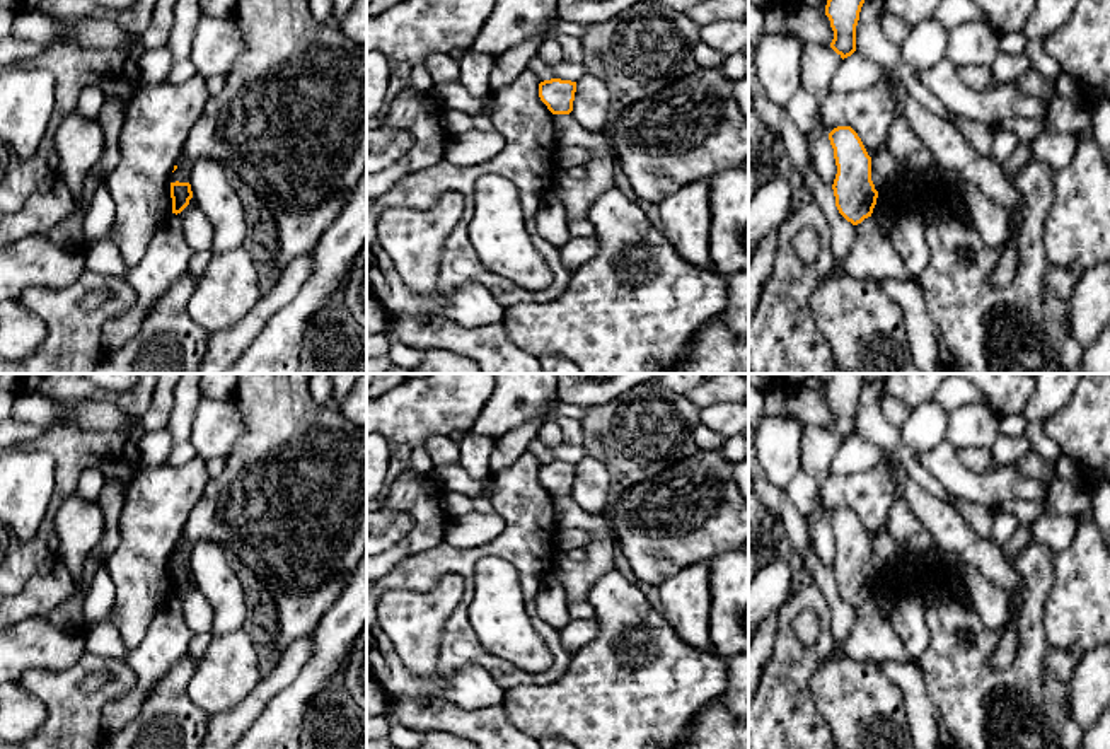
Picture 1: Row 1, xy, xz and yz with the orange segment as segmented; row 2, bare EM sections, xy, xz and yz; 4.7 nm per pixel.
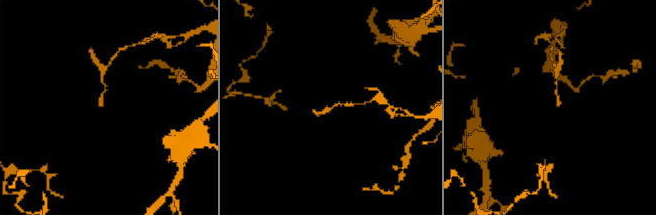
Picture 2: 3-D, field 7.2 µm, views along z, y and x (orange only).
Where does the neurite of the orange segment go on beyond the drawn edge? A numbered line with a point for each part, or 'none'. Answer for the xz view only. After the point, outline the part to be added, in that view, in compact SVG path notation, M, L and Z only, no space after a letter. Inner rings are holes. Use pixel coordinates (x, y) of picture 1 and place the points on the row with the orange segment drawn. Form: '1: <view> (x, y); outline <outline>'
none

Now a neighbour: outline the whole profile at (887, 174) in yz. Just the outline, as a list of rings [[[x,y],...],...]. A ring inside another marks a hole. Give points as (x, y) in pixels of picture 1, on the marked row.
[[[890,152],[871,159],[871,181],[878,195],[888,196],[904,179],[904,169]]]

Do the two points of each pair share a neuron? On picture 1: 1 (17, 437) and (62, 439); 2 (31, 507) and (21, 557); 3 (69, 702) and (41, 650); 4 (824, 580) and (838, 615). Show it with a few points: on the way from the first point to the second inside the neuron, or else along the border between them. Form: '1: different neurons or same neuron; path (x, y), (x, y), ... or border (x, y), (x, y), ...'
1: different neurons; border (45, 429), (40, 435), (21, 446)
2: different neurons; border (46, 507), (38, 531), (29, 539), (17, 539)
3: different neurons; border (86, 652), (63, 669), (26, 671), (17, 681)
4: same neuron; path (829, 589), (838, 606)

